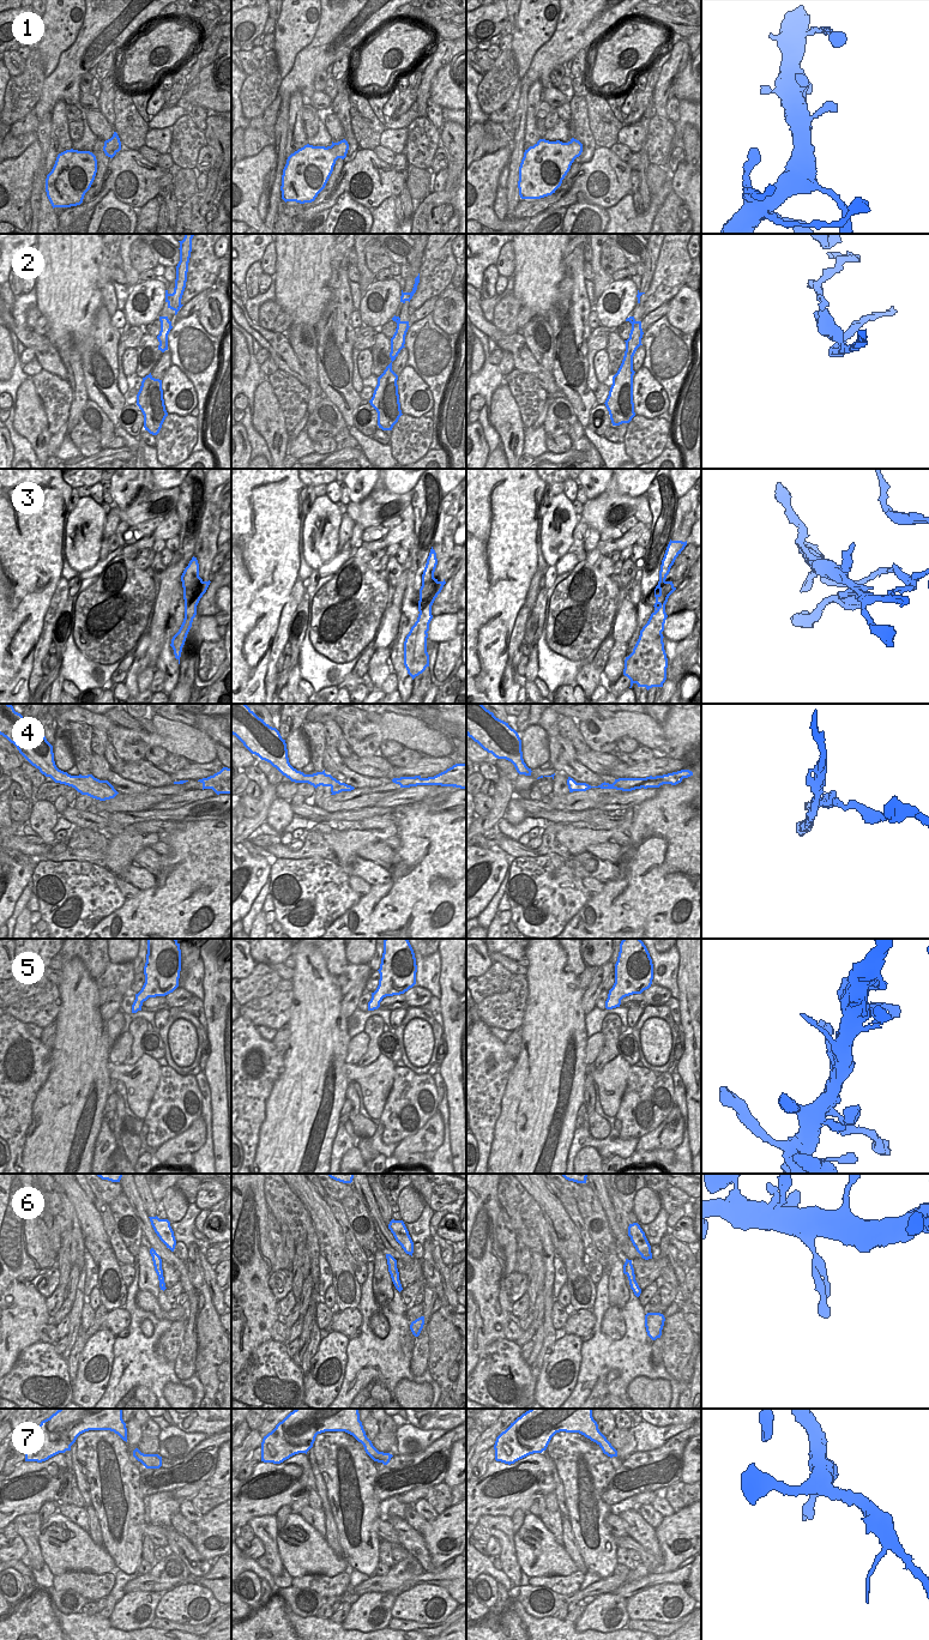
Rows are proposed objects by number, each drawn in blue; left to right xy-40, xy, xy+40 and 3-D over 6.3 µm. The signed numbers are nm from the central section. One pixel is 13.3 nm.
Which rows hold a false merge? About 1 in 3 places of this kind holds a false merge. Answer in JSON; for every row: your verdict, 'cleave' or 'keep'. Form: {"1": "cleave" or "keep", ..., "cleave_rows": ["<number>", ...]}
{"1": "keep", "2": "cleave", "3": "cleave", "4": "cleave", "5": "keep", "6": "keep", "7": "keep", "cleave_rows": ["2", "3", "4"]}

